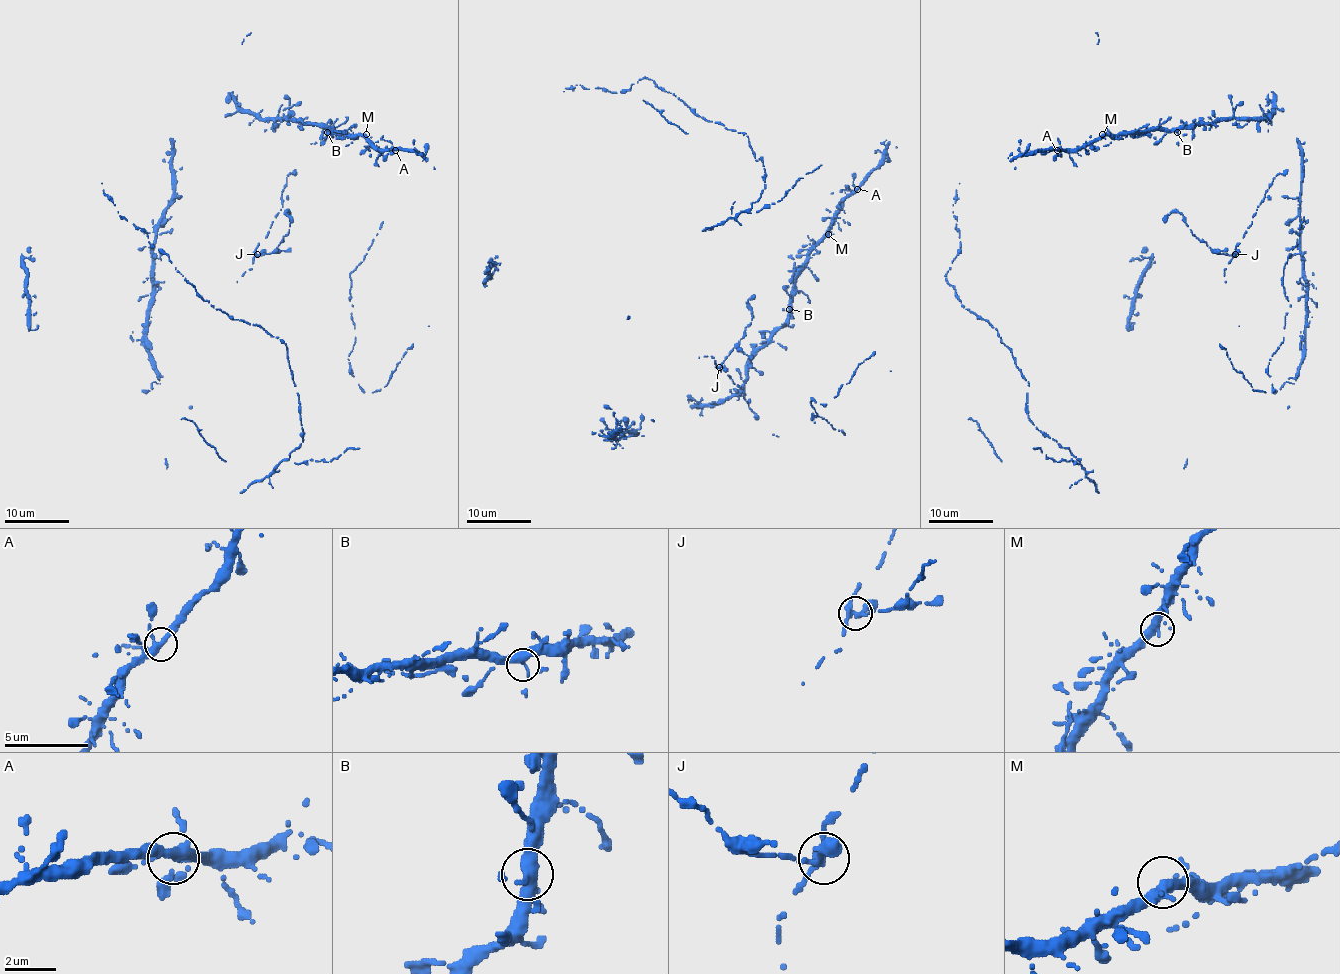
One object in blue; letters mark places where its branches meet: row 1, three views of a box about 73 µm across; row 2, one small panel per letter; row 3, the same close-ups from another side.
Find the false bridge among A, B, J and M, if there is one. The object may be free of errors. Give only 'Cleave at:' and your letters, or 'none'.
Cleave at: J

